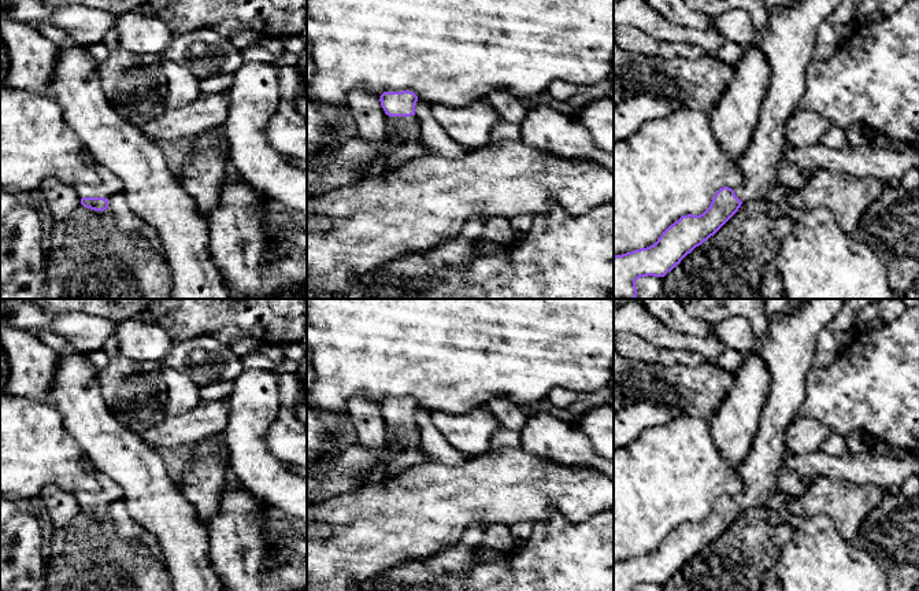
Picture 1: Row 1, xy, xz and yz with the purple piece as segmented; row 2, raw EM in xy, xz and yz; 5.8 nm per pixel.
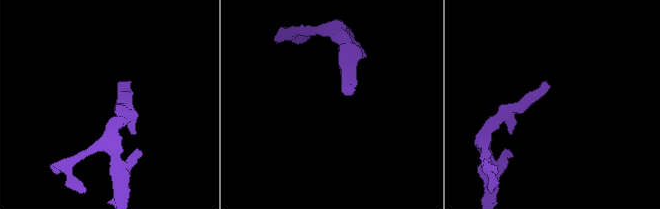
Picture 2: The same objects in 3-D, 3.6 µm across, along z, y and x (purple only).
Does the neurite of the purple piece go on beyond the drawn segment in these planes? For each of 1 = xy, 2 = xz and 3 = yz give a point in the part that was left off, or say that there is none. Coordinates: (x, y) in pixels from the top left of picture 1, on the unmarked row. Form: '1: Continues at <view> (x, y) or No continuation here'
1: Continues at xy (110, 491)
2: Continues at xz (408, 436)
3: Continues at yz (788, 350)

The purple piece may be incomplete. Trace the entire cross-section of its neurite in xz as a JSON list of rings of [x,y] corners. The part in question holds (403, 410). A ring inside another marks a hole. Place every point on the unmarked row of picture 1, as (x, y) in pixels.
[[[383,399],[379,409],[388,422],[388,435],[397,440],[403,451],[420,447],[420,431],[415,422],[418,403],[414,399]]]

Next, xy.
[[[89,458],[85,466],[89,472],[99,476],[100,491],[88,492],[78,490],[74,492],[74,496],[77,502],[81,505],[81,511],[84,514],[95,518],[104,518],[108,516],[108,506],[123,498],[122,488],[116,483],[103,477],[93,466]]]

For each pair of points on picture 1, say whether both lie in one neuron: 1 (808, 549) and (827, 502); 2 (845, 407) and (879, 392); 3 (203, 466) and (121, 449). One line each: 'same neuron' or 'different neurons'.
1: different neurons
2: same neuron
3: different neurons

